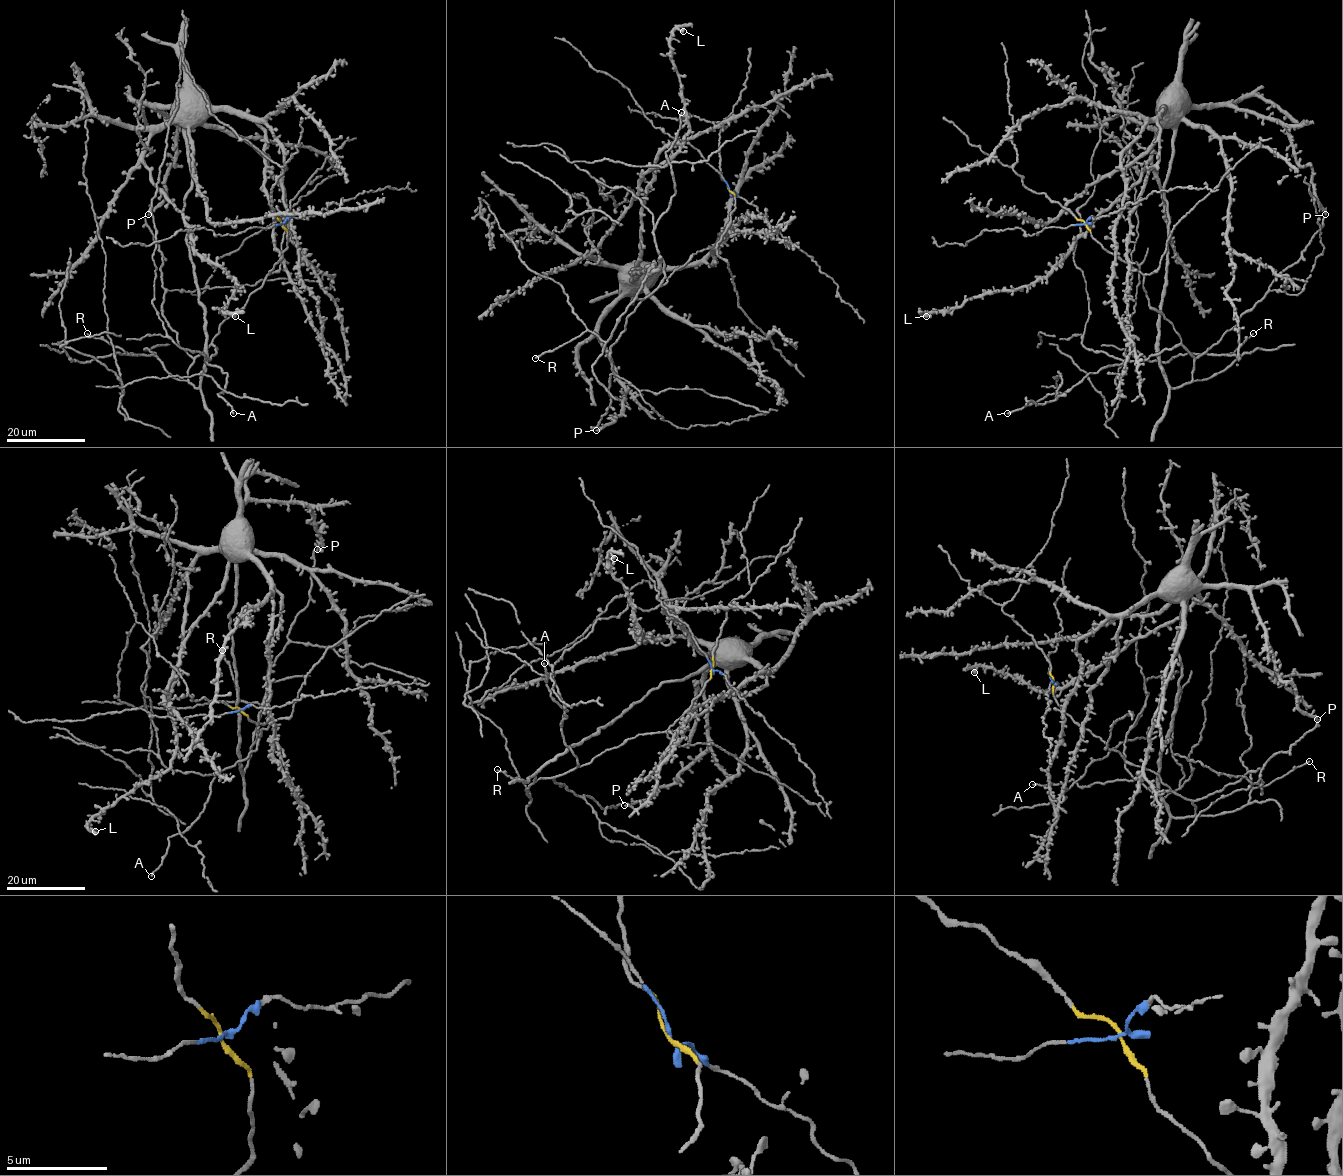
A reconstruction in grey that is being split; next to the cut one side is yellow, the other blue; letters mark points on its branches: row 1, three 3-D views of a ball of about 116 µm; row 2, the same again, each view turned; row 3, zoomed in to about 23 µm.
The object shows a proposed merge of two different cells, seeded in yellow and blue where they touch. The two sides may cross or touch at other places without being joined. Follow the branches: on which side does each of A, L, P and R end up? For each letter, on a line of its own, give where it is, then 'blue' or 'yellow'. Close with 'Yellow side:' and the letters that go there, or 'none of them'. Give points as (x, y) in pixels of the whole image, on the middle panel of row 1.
A: at (681, 112); yellow
L: at (683, 31); yellow
P: at (596, 430); yellow
R: at (535, 358); yellow
Yellow side: A, L, P, R

